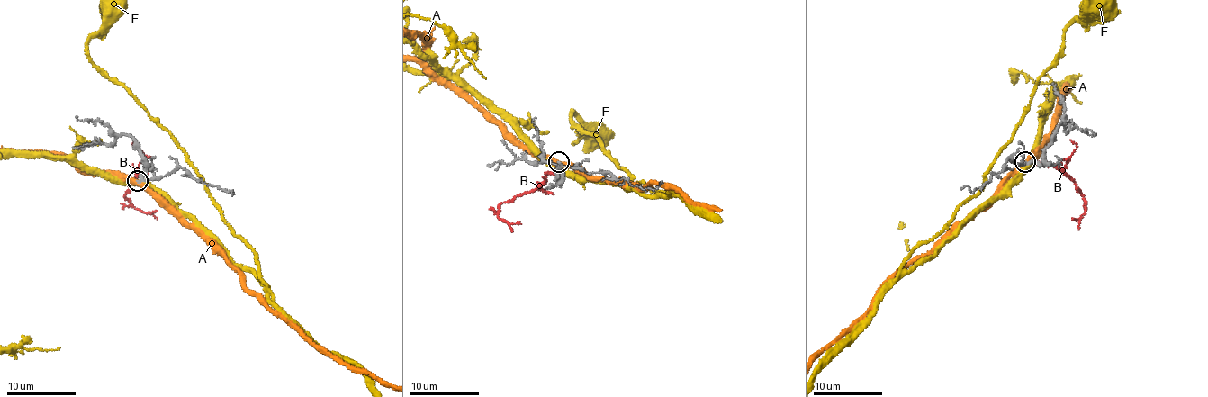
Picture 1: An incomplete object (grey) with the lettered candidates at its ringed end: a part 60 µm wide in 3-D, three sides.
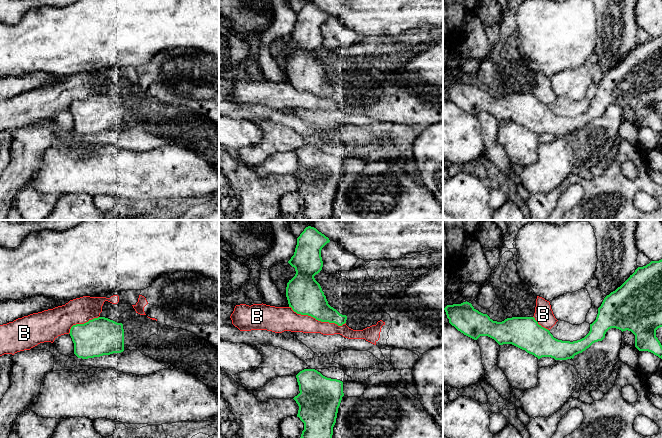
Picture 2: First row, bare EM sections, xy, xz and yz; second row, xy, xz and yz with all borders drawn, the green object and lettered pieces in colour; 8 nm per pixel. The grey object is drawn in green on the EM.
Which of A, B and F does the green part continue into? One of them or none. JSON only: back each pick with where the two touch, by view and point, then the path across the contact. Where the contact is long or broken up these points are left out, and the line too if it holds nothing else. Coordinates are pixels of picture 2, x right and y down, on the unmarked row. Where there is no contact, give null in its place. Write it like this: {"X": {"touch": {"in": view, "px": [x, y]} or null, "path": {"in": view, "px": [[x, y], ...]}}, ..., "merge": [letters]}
{"merge": []}

